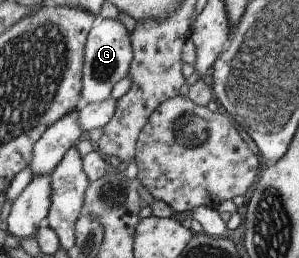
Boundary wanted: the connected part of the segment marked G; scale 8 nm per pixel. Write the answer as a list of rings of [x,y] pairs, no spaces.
[[[96,19],[85,40],[79,99],[81,104],[102,101],[111,95],[114,83],[126,78],[133,59],[129,32],[117,20]]]

